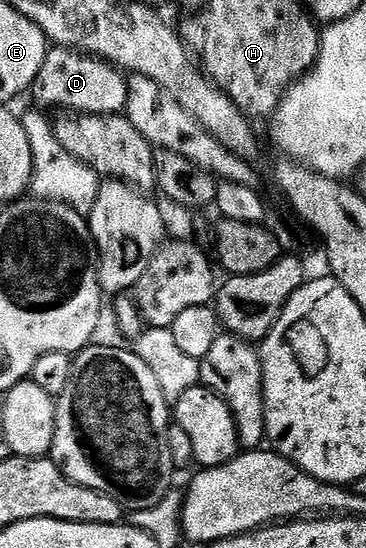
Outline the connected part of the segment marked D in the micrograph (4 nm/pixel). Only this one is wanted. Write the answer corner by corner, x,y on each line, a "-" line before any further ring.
53,45
46,60
32,83
31,97
36,97
40,106
49,106
56,112
79,112
80,114
118,114
123,115
128,109
128,78
125,71
115,67
103,58
93,58
79,50
69,50
66,46

